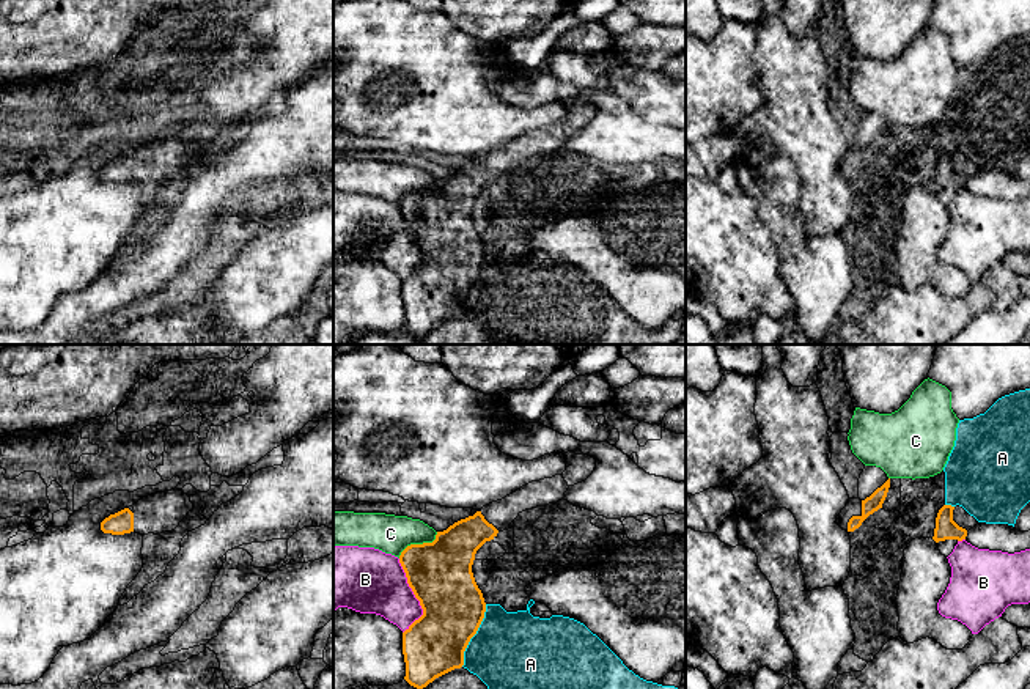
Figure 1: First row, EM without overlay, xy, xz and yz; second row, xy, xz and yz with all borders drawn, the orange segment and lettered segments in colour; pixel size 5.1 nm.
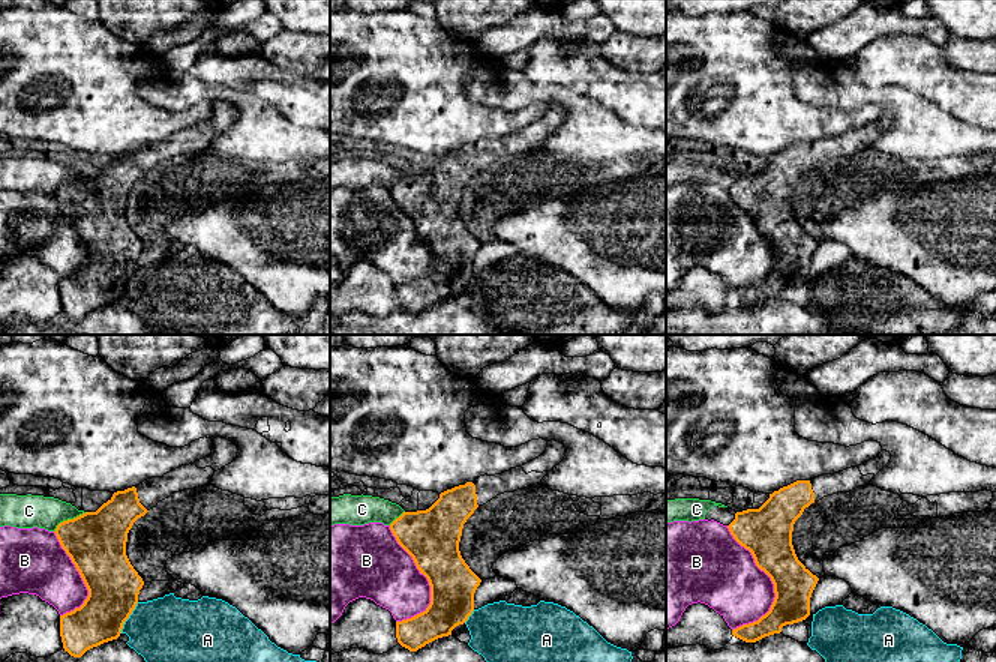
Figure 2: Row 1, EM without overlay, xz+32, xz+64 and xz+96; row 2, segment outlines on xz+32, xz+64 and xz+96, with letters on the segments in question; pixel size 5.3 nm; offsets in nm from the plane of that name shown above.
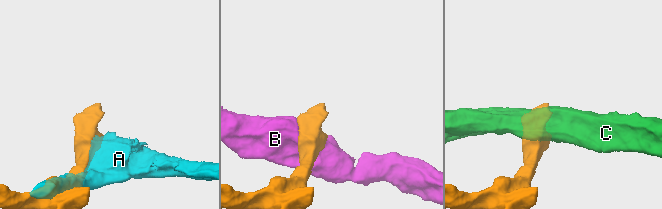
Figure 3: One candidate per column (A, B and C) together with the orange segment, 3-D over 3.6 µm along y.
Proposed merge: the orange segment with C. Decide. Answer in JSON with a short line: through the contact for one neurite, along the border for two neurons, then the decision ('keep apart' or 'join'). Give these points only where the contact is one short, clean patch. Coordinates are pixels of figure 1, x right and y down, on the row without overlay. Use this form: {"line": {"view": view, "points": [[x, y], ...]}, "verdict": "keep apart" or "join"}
{"verdict": "keep apart"}

